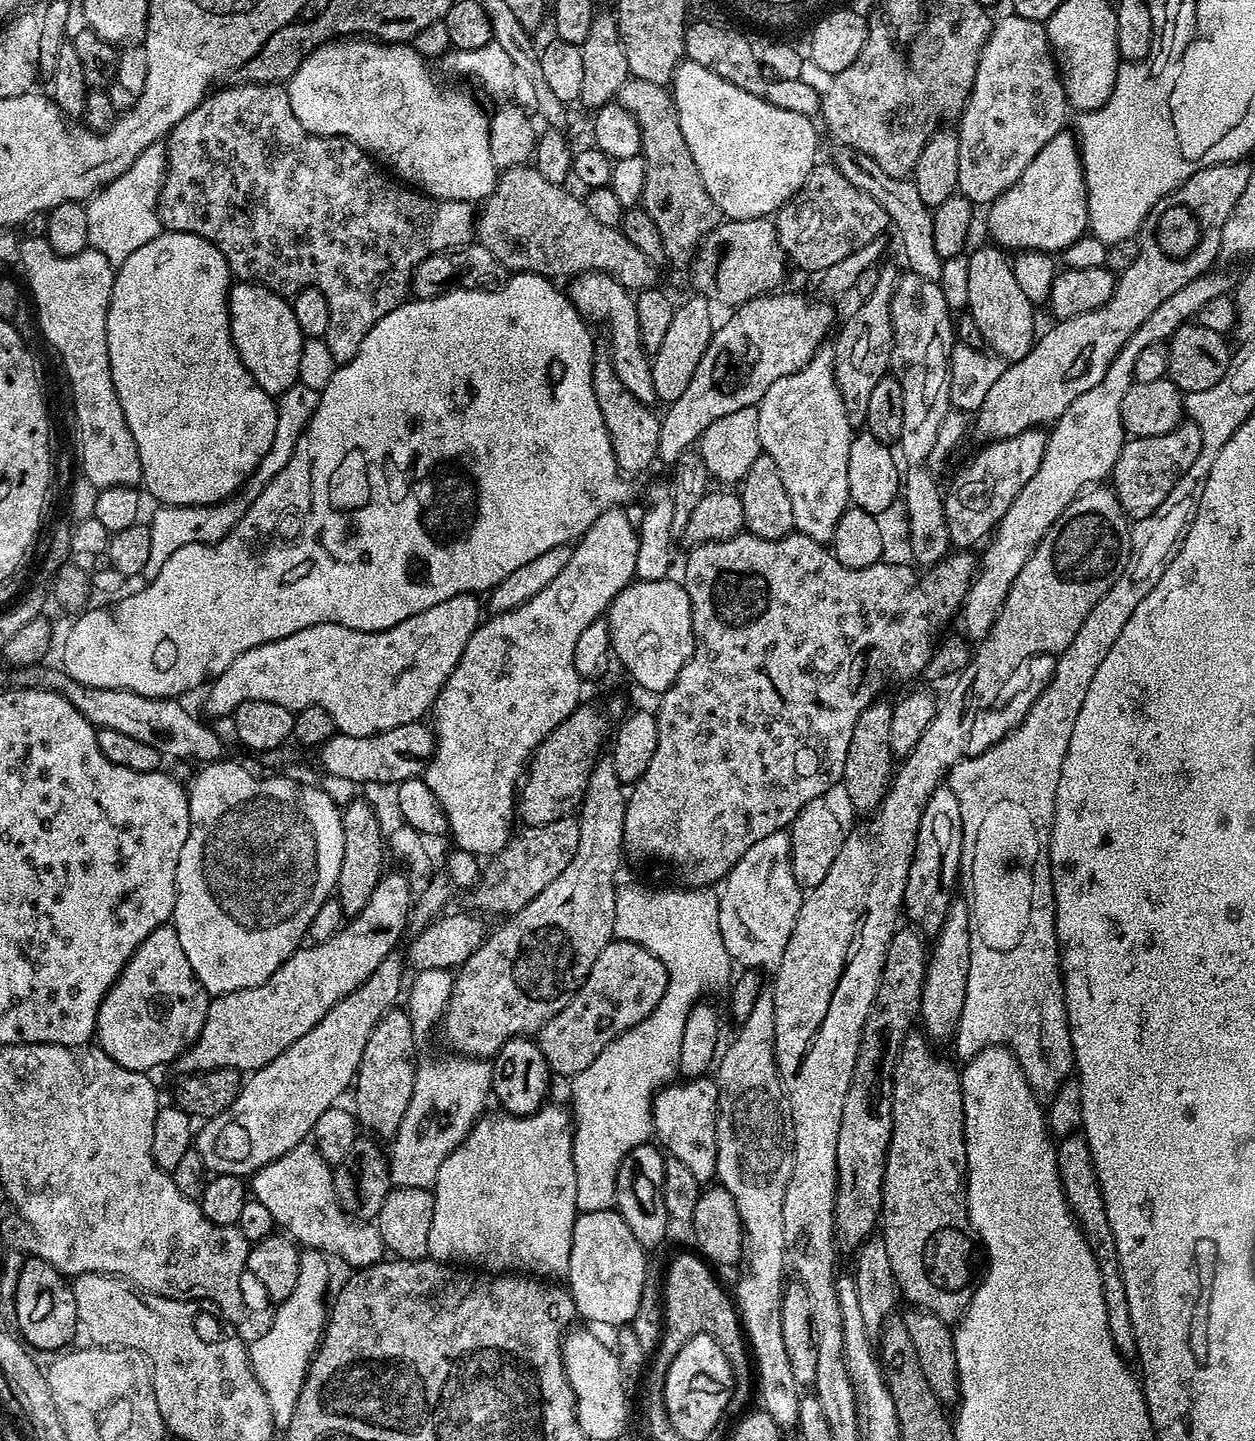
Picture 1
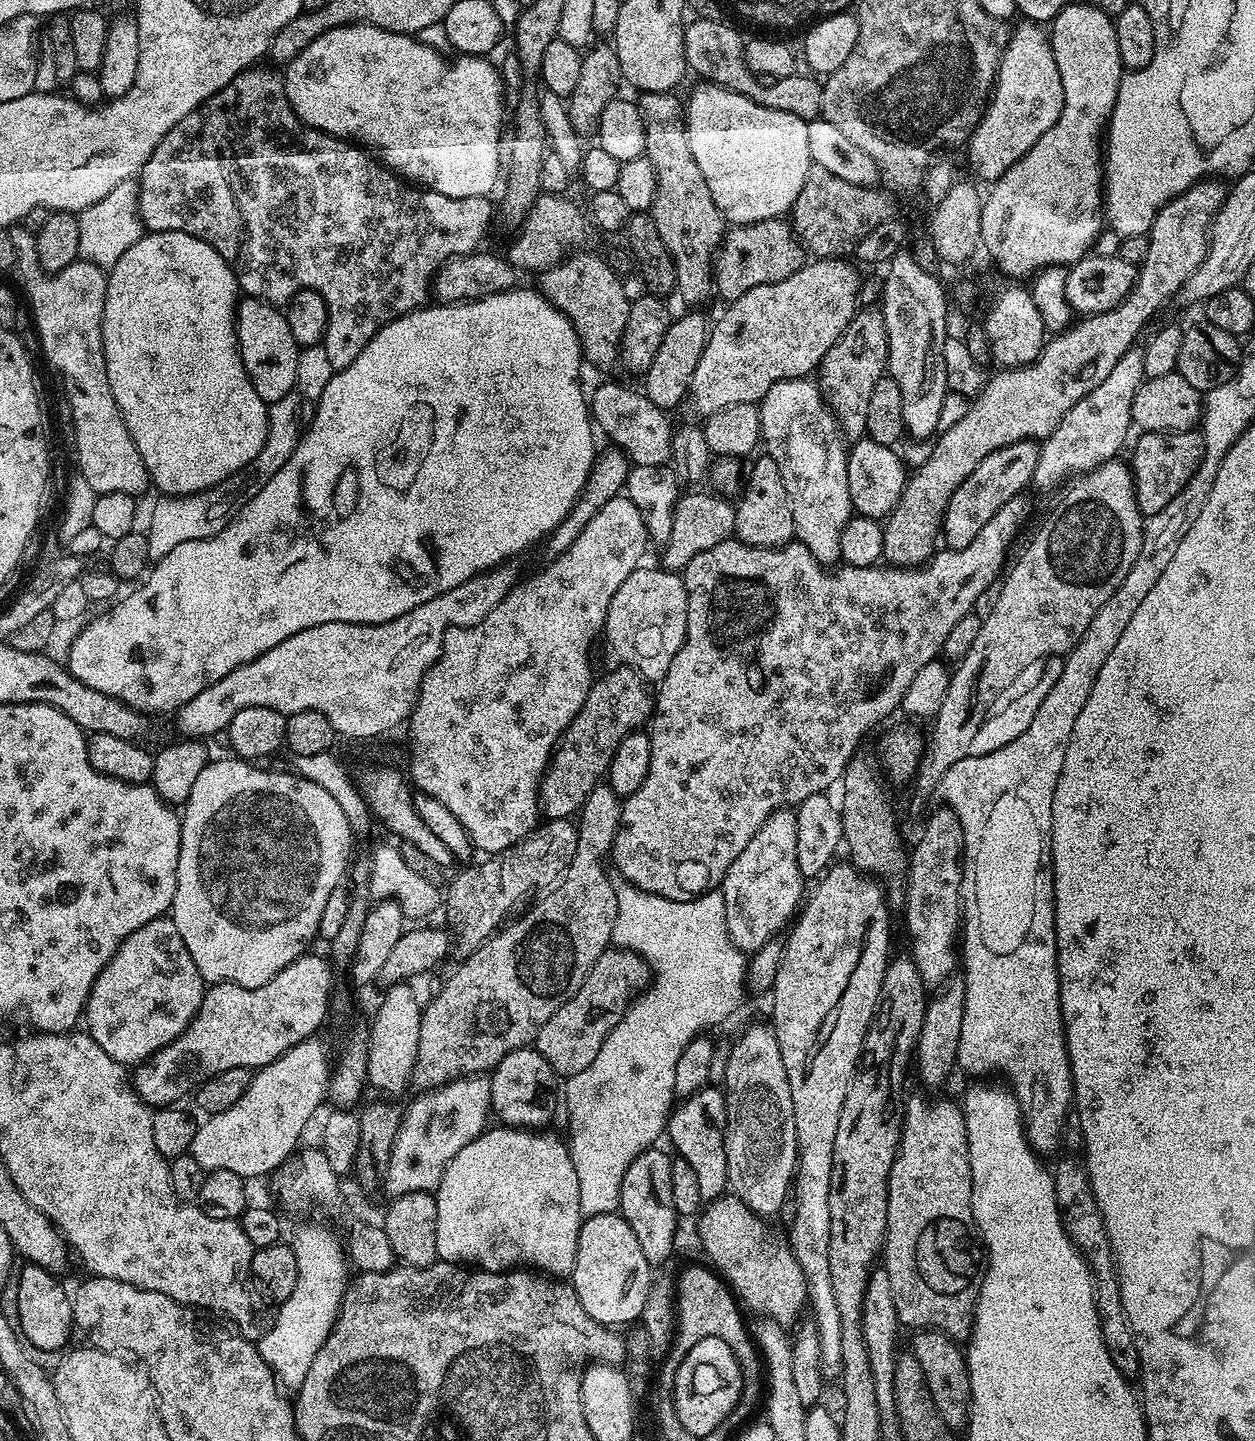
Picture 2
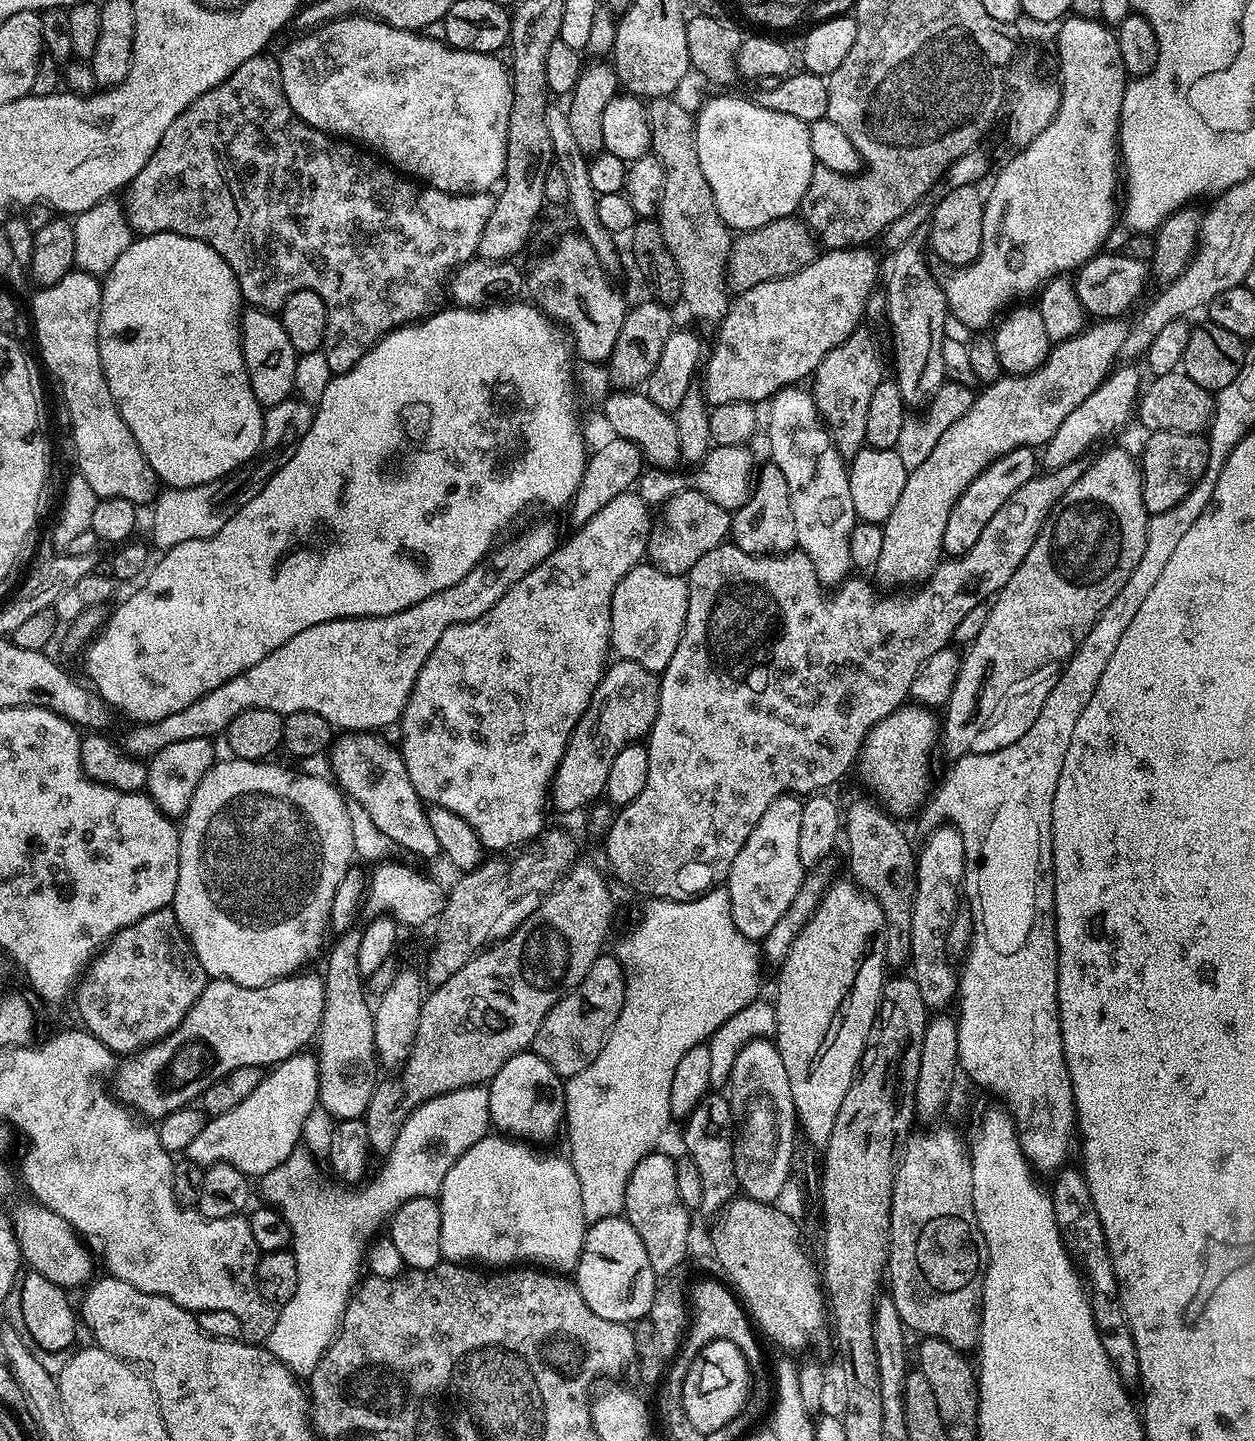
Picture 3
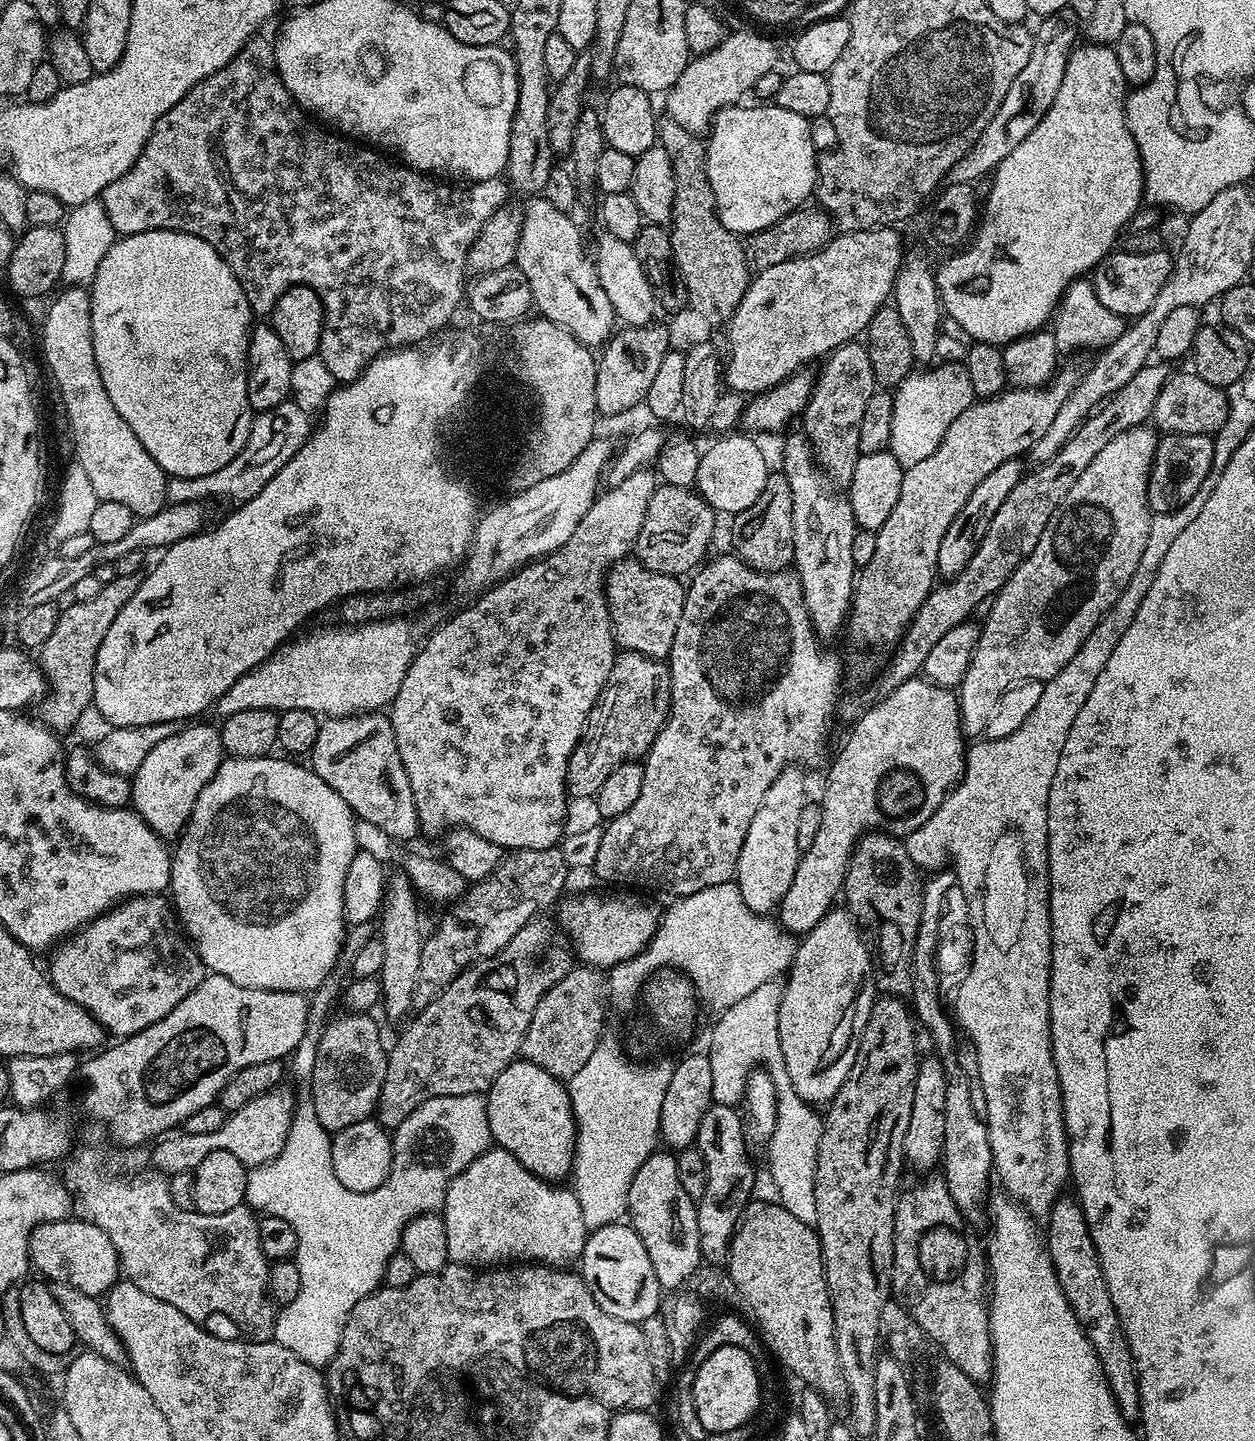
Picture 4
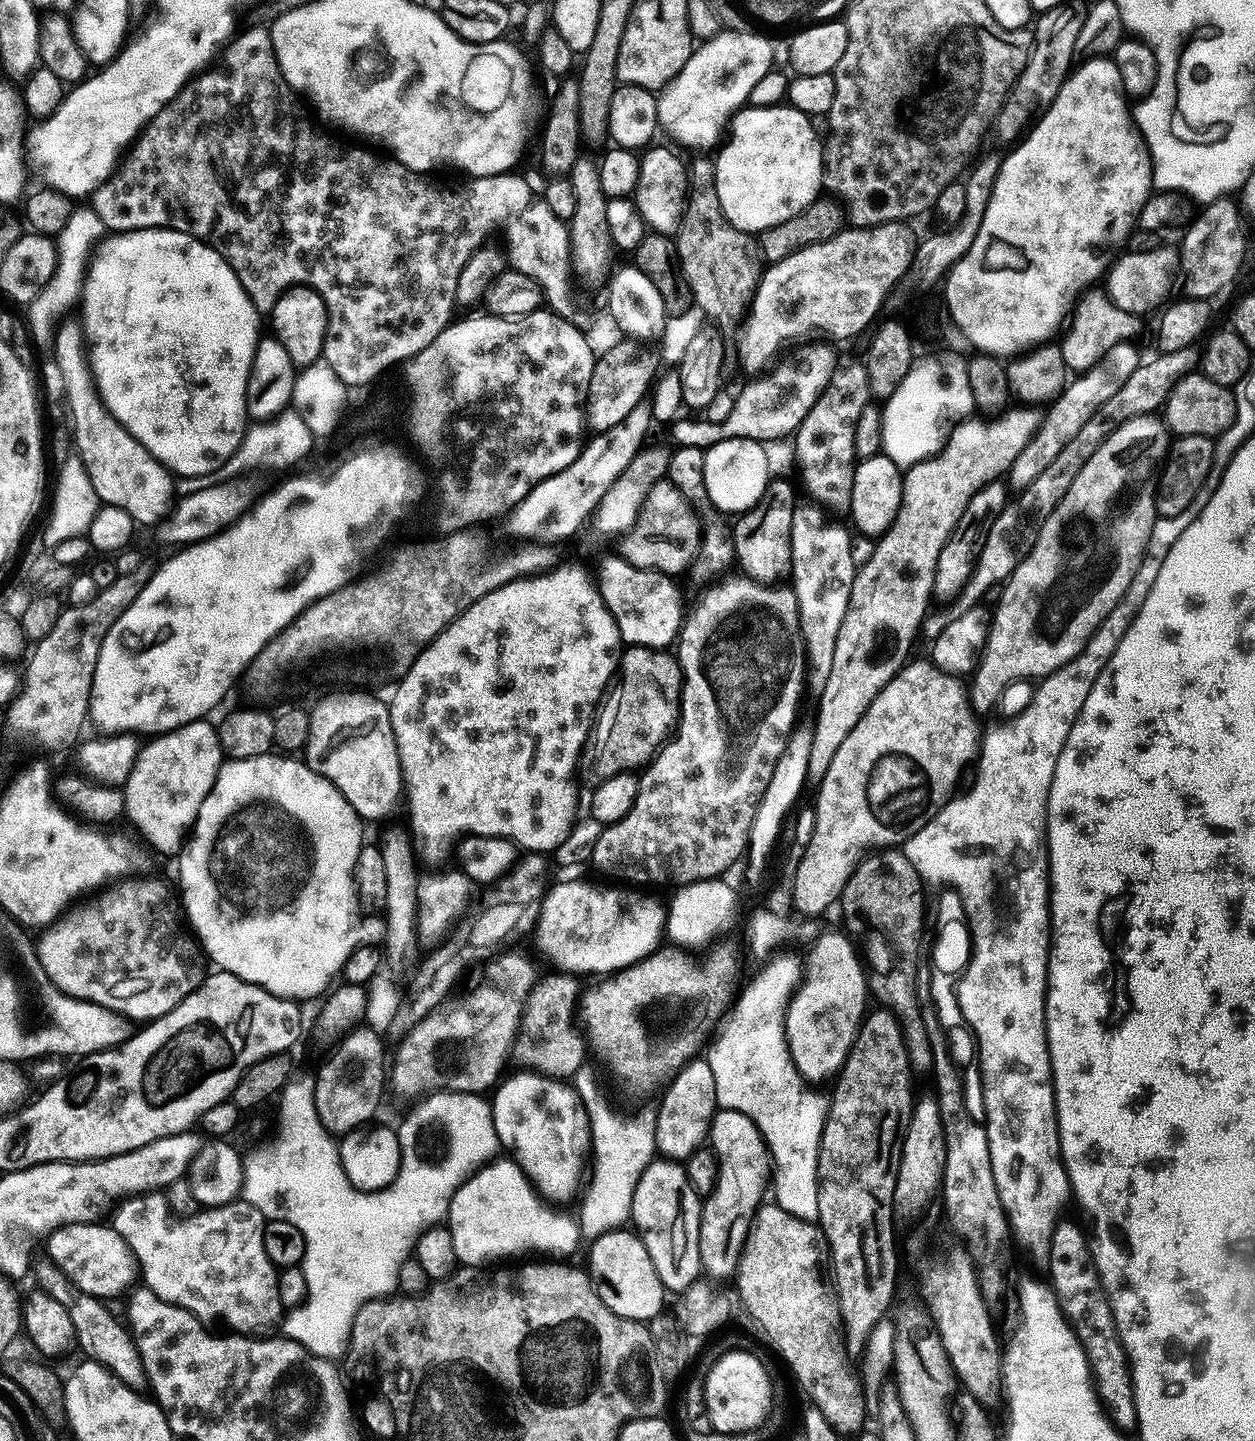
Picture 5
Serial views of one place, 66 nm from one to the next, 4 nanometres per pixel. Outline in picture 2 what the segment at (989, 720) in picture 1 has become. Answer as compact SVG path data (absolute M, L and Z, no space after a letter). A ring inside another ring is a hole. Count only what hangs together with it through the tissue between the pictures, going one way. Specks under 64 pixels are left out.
M1048 656L1046 659L1031 663L1027 670L1014 680L1010 687L998 694L990 706L989 714L984 719L982 726L969 737L968 748L965 748L963 758L985 756L1001 749L1023 734L1034 720L1042 699L1053 689L1055 682L1061 677L1064 669L1064 659L1059 656Z

